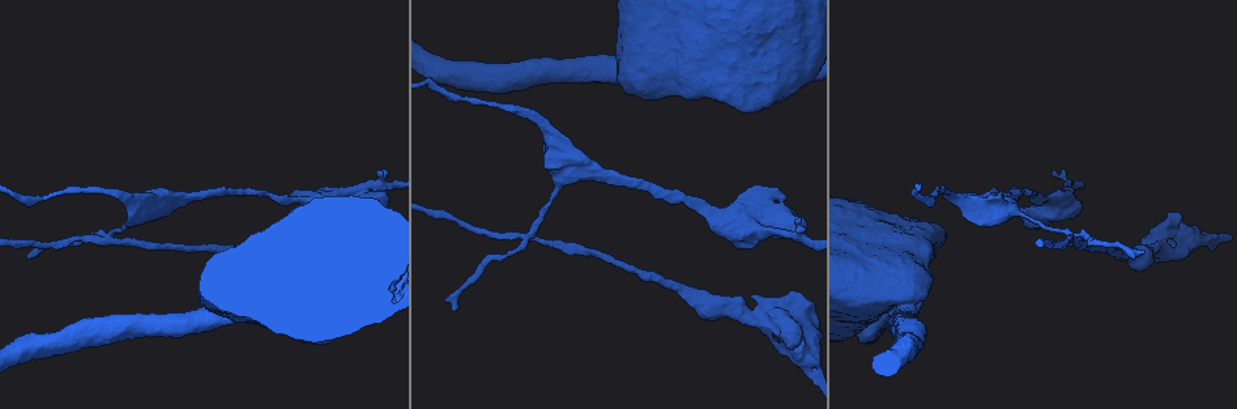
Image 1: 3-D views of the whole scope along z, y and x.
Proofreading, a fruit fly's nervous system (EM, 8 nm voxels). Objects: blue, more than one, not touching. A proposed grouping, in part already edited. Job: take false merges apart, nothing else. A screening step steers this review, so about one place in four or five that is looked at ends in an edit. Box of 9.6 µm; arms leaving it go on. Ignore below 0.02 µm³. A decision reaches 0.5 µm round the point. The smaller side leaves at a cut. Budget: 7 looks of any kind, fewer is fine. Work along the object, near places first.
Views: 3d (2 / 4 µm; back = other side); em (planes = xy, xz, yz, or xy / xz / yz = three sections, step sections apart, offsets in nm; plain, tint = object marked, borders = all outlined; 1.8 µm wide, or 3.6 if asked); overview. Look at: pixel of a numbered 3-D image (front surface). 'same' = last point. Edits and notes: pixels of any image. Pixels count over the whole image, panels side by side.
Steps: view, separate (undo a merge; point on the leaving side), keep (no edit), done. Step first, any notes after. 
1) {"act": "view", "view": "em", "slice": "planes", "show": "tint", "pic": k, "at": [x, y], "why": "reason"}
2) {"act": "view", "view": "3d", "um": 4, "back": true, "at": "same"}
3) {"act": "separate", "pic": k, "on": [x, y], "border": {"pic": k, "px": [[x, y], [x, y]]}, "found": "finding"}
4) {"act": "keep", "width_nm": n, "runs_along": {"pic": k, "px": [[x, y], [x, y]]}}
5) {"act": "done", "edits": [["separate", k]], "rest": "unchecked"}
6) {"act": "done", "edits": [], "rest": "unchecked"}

{"act": "view", "view": "em", "slice": "planes", "show": "tint", "pic": 1, "at": [237, 288], "why": "sudden change in width"}

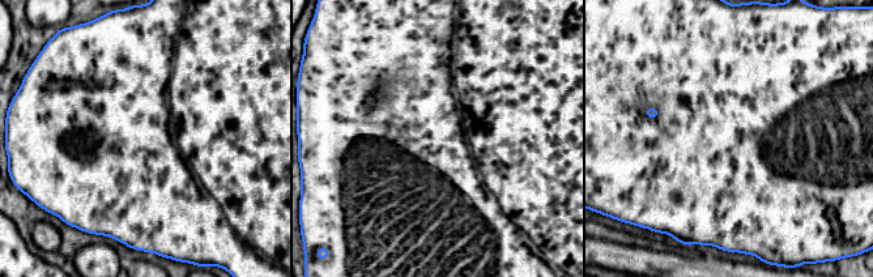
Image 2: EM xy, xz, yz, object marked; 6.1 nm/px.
{"act": "keep", "found": "continuous, no second cell"}

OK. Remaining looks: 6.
{"act": "view", "view": "em", "slice": "planes", "show": "tint", "pic": 1, "at": [806, 347], "why": "sharp bend"}

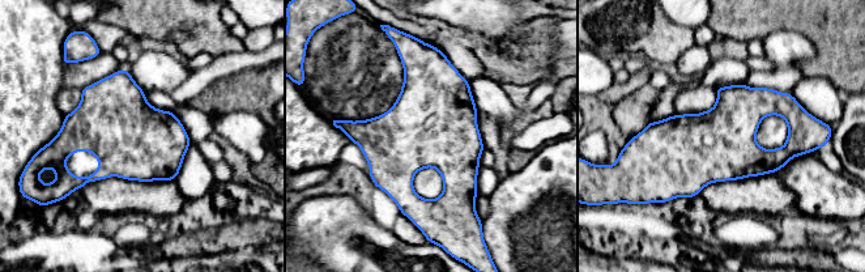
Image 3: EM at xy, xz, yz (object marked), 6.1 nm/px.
{"act": "keep", "width_nm": 440, "found": "one cell here"}

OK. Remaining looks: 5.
{"act": "view", "view": "em", "slice": "xz", "step": 8, "show": "tint", "pic": 1, "at": [782, 197], "why": "thick turns thin"}

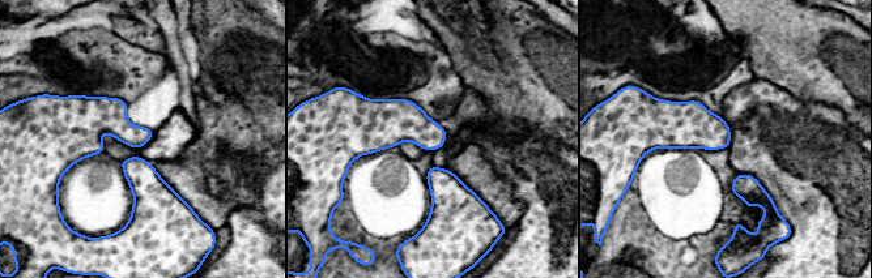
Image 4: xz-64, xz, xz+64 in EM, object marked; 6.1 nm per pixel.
{"act": "keep", "found": "all the same cell"}

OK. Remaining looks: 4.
{"act": "done", "edits": [], "rest": "unchecked"}

